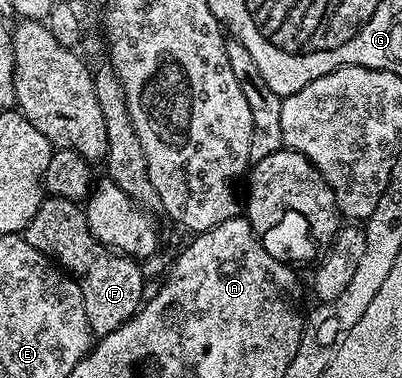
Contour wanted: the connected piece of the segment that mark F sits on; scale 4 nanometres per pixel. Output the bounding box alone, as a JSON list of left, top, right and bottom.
[23,195,146,336]

